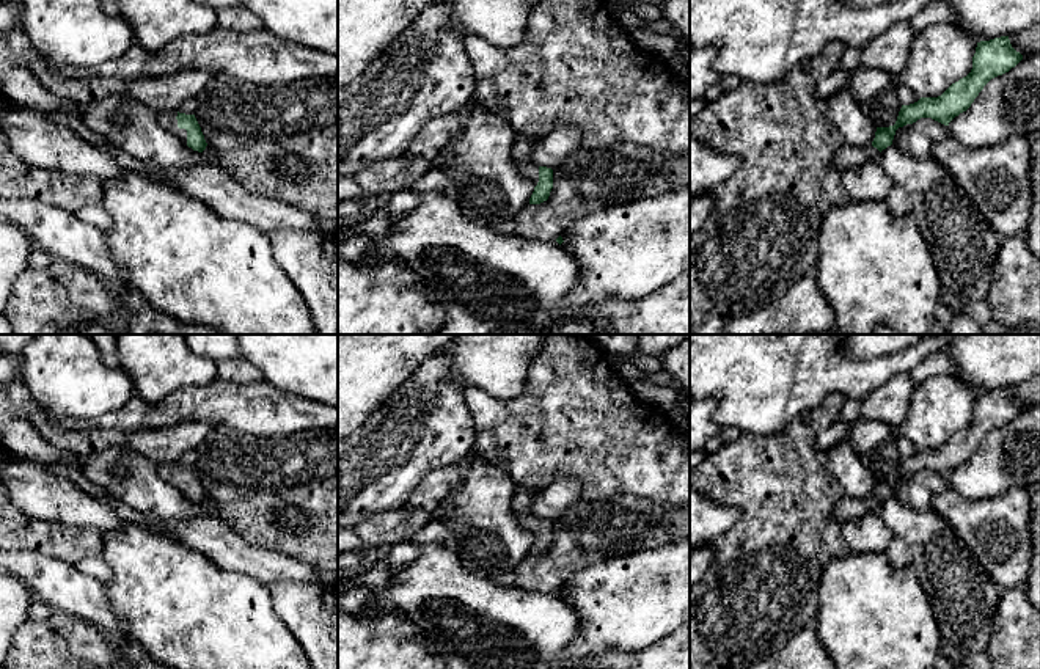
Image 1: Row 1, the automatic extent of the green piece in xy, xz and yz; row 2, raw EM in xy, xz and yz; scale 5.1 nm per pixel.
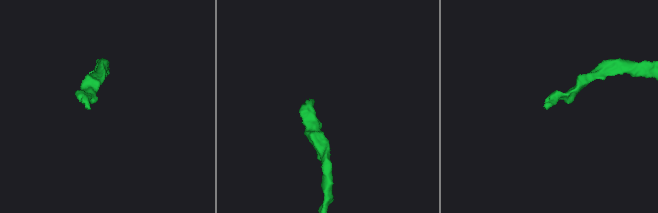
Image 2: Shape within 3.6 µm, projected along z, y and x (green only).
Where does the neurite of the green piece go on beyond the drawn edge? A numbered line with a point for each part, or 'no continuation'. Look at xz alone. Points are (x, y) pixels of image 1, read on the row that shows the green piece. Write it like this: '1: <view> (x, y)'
1: xz (523, 145)

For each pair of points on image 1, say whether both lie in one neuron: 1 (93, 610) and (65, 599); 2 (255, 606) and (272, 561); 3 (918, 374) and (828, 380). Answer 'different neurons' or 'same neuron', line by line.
1: same neuron
2: different neurons
3: different neurons

